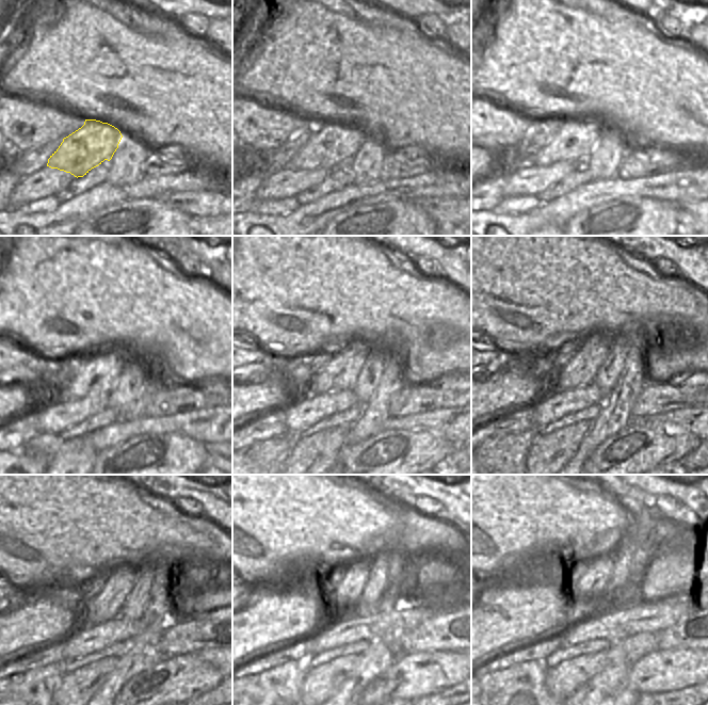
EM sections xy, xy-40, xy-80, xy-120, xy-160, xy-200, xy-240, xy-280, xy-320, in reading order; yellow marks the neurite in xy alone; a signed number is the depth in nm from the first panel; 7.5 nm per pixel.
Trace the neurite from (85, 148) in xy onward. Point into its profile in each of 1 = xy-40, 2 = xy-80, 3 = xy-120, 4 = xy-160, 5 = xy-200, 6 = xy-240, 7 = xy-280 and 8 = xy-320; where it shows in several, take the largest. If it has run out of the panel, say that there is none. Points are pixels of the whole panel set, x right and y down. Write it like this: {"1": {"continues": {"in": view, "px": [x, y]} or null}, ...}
{"1": {"continues": {"in": "xy-40", "px": [334, 142]}}, "2": {"continues": {"in": "xy-80", "px": [576, 139]}}, "3": {"continues": {"in": "xy-120", "px": [100, 373]}}, "4": {"continues": {"in": "xy-160", "px": [341, 372]}}, "5": {"continues": {"in": "xy-200", "px": [595, 351]}}, "6": {"continues": {"in": "xy-240", "px": [124, 585]}}, "7": {"continues": {"in": "xy-280", "px": [359, 583]}}, "8": {"continues": {"in": "xy-320", "px": [602, 580]}}}

